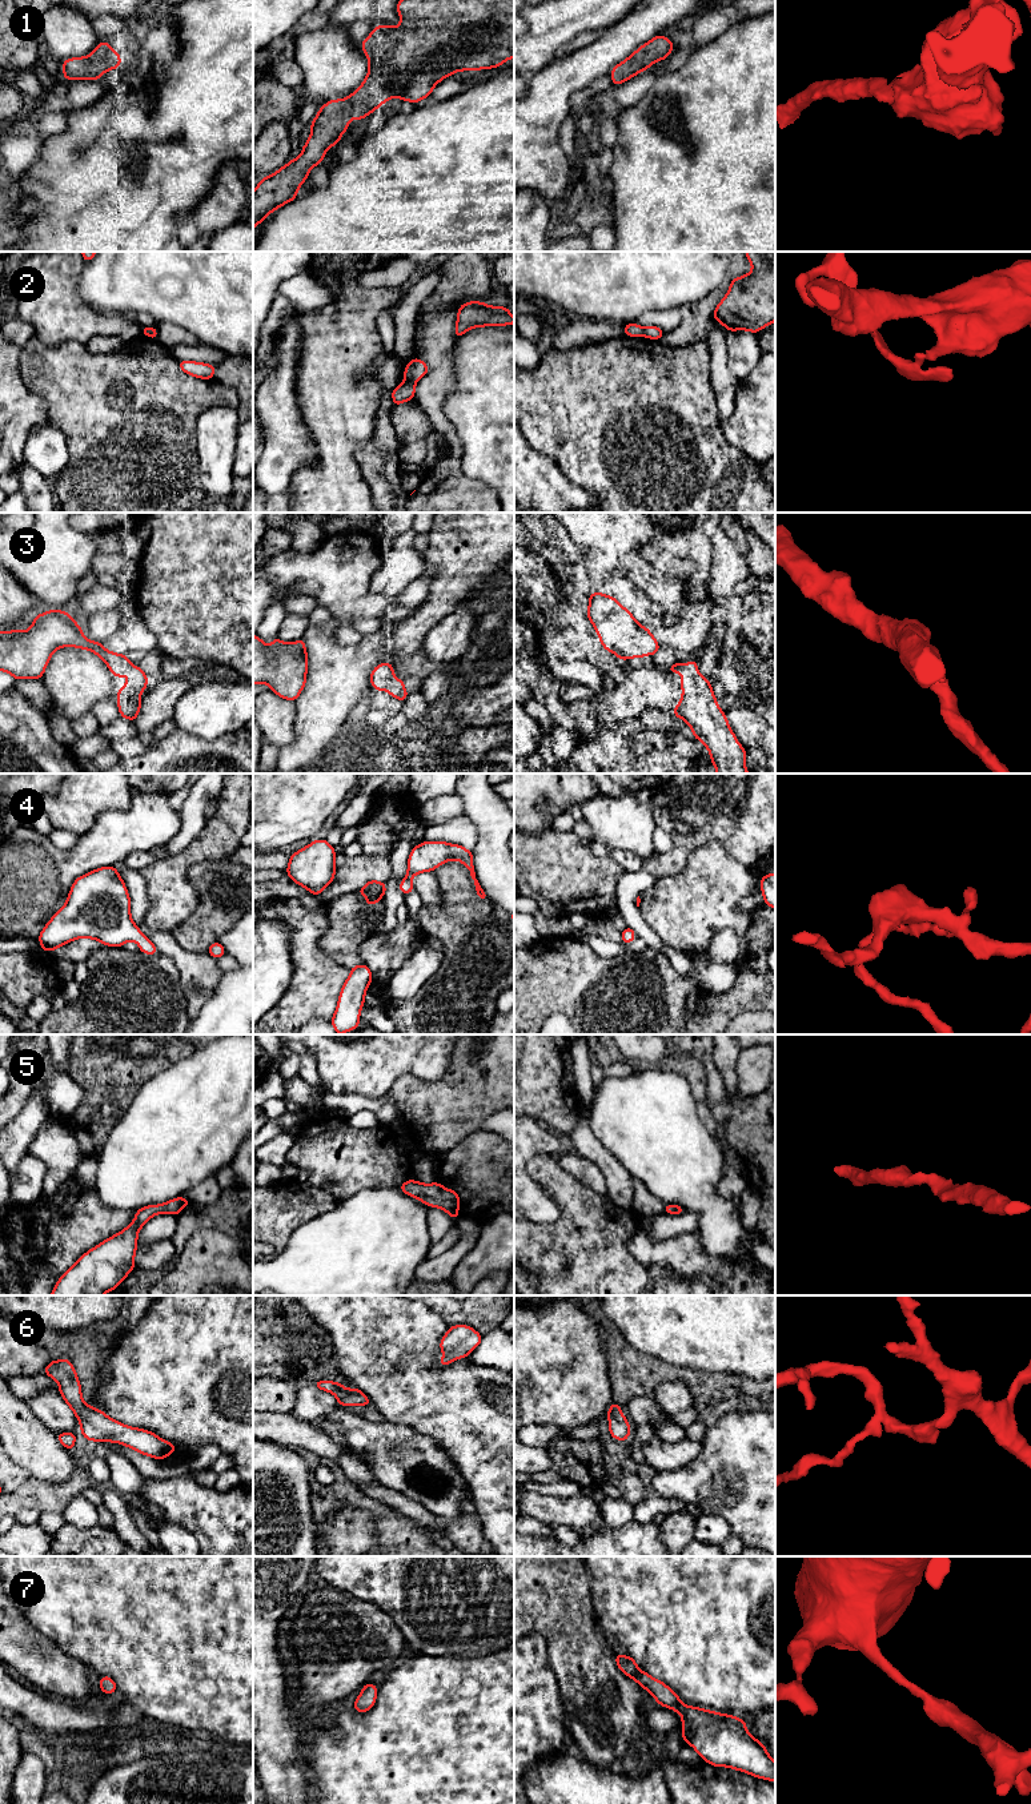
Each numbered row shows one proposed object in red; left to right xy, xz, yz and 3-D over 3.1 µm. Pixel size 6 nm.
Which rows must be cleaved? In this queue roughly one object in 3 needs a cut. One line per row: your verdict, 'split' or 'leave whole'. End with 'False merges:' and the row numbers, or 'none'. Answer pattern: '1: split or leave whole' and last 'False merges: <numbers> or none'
1: leave whole
2: split
3: leave whole
4: leave whole
5: leave whole
6: leave whole
7: leave whole
False merges: 2

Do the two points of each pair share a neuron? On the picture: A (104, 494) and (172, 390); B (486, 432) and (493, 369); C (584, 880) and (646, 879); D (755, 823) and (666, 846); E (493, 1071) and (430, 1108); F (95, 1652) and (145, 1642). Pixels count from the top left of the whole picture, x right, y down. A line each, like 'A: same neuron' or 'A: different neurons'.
A: same neuron
B: same neuron
C: different neurons
D: different neurons
E: same neuron
F: same neuron

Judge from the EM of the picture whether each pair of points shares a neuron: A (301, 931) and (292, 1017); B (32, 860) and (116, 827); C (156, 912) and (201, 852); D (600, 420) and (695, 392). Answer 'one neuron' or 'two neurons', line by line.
A: one neuron
B: one neuron
C: one neuron
D: one neuron

